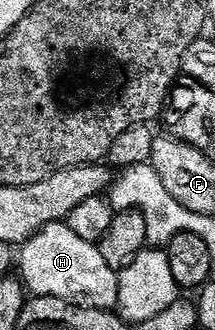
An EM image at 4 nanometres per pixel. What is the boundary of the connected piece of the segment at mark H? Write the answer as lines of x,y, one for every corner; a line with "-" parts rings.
53,222
29,240
21,243
20,257
16,262
20,277
29,293
39,298
59,298
74,306
87,306
90,310
113,311
118,305
118,274
104,262
99,247
72,232
66,222

